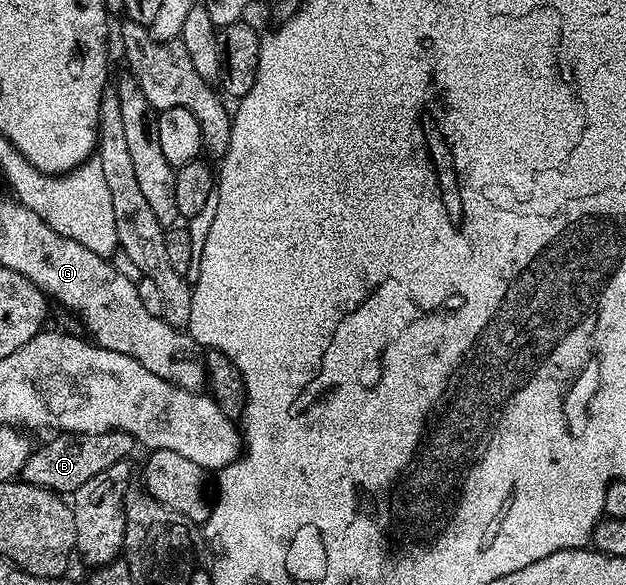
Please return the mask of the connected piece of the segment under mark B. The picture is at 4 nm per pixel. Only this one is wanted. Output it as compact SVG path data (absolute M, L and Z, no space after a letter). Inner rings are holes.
M105 431L104 433L58 433L51 443L43 447L35 446L31 450L28 461L24 461L20 472L21 482L31 483L49 491L56 491L59 495L69 496L80 485L84 485L96 473L104 473L111 465L125 463L131 457L136 440L126 431Z

